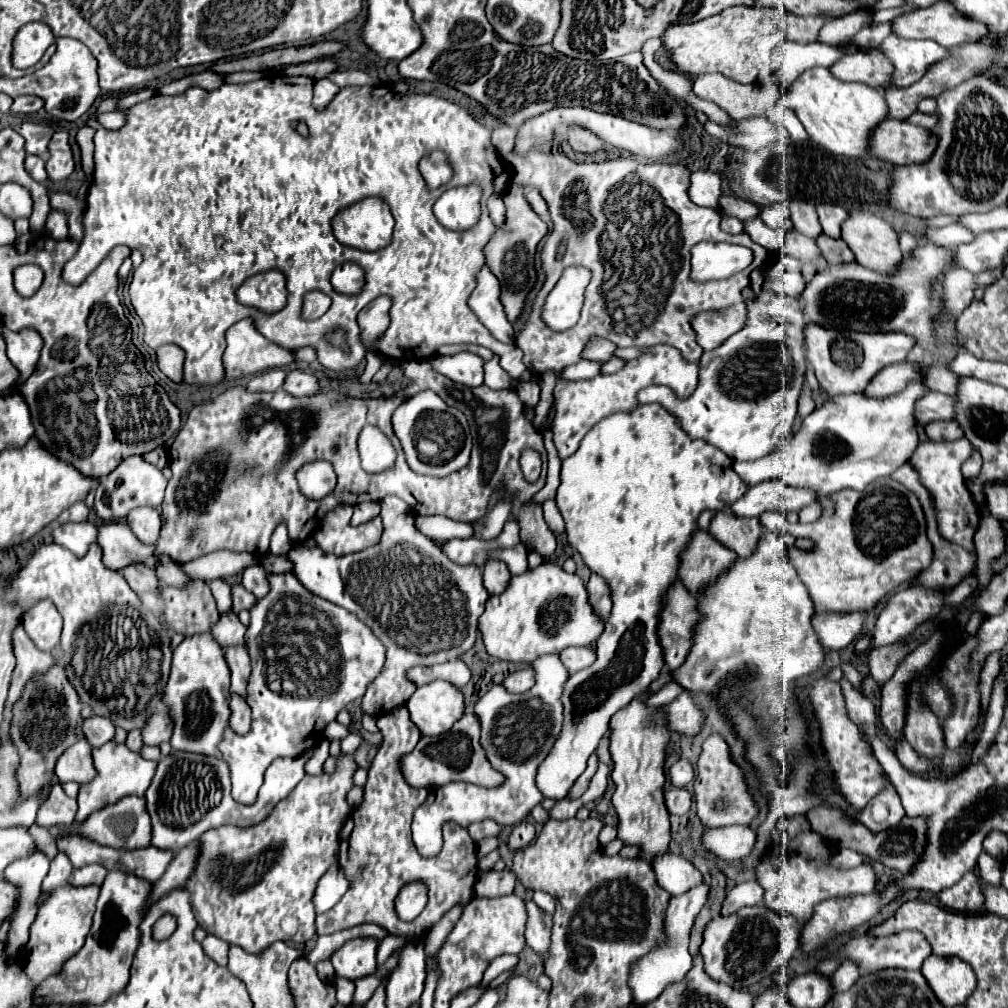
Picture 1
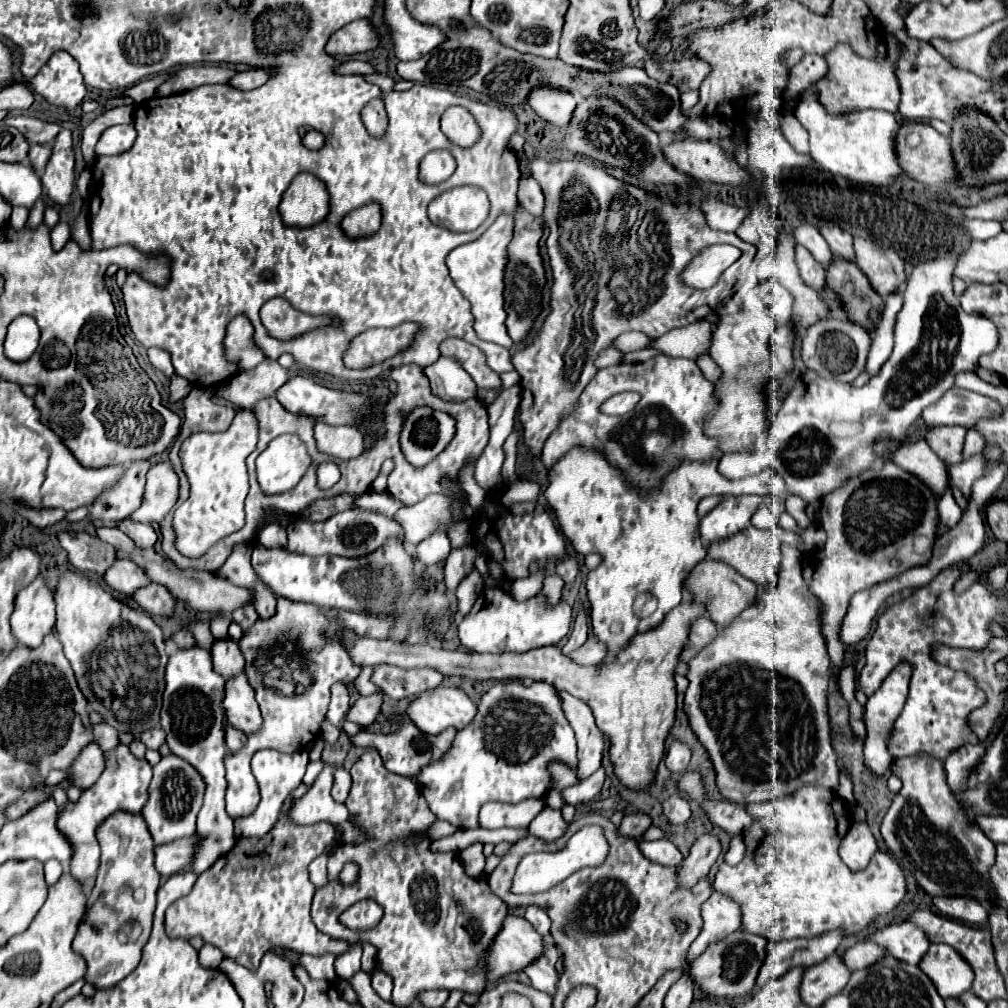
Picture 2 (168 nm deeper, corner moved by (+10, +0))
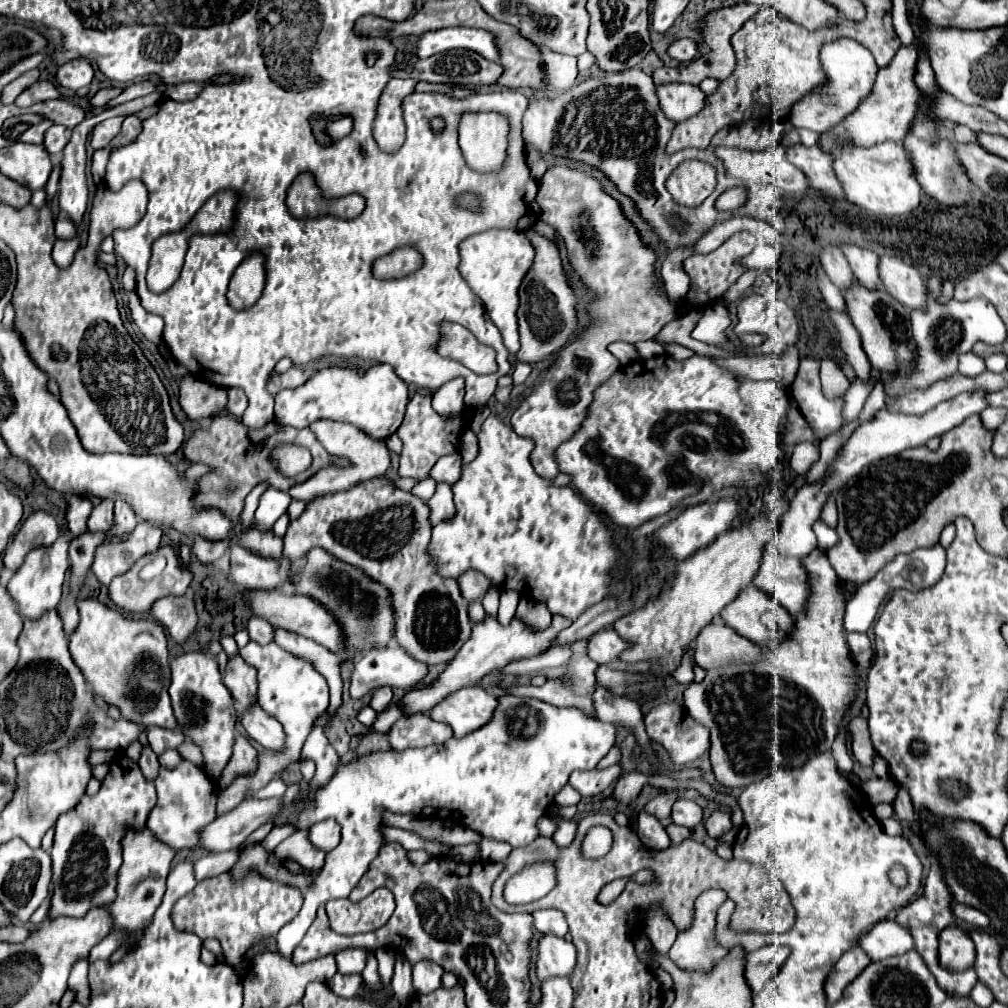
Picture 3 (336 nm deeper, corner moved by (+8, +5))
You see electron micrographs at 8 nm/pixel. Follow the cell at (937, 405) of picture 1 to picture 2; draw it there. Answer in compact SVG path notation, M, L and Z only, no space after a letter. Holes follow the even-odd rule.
M954 386L952 390L948 390L948 394L944 394L944 398L940 398L940 402L934 402L932 406L928 406L928 410L924 410L922 420L930 428L932 426L972 428L980 418L996 416L1000 414L1000 410L1002 406L996 400Z

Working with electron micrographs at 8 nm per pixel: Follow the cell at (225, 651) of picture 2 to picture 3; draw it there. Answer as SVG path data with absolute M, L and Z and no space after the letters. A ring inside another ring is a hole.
M240 655L230 657L226 667L224 685L232 693L234 701L240 705L240 709L250 709L258 703L258 679L256 669L250 667Z

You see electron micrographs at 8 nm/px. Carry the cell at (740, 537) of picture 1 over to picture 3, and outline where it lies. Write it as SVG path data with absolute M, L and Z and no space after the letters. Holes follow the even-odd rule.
M774 543L764 549L762 565L754 579L754 585L778 601L792 617L806 609L810 595L808 573L802 567L800 559L782 557Z

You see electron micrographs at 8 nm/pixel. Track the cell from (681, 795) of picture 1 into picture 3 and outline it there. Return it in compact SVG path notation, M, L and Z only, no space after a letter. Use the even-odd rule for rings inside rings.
M678 799L674 809L672 809L672 821L676 825L684 825L684 827L690 827L694 829L696 825L700 825L704 819L704 811L700 805L696 805L694 801L688 801L688 799Z

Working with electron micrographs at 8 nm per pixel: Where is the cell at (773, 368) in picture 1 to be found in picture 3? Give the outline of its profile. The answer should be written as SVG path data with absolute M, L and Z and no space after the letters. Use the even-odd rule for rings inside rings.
M714 303L702 311L702 317L698 319L692 331L692 337L708 345L720 345L726 339L728 325L730 325L730 317L726 307L722 303Z

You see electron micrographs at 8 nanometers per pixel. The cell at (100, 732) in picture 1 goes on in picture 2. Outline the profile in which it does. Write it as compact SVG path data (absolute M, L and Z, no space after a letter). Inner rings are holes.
M100 722L100 724L94 724L92 730L94 730L94 734L96 734L94 742L96 742L104 752L106 752L106 750L112 750L112 748L118 744L118 732L116 732L112 726Z

